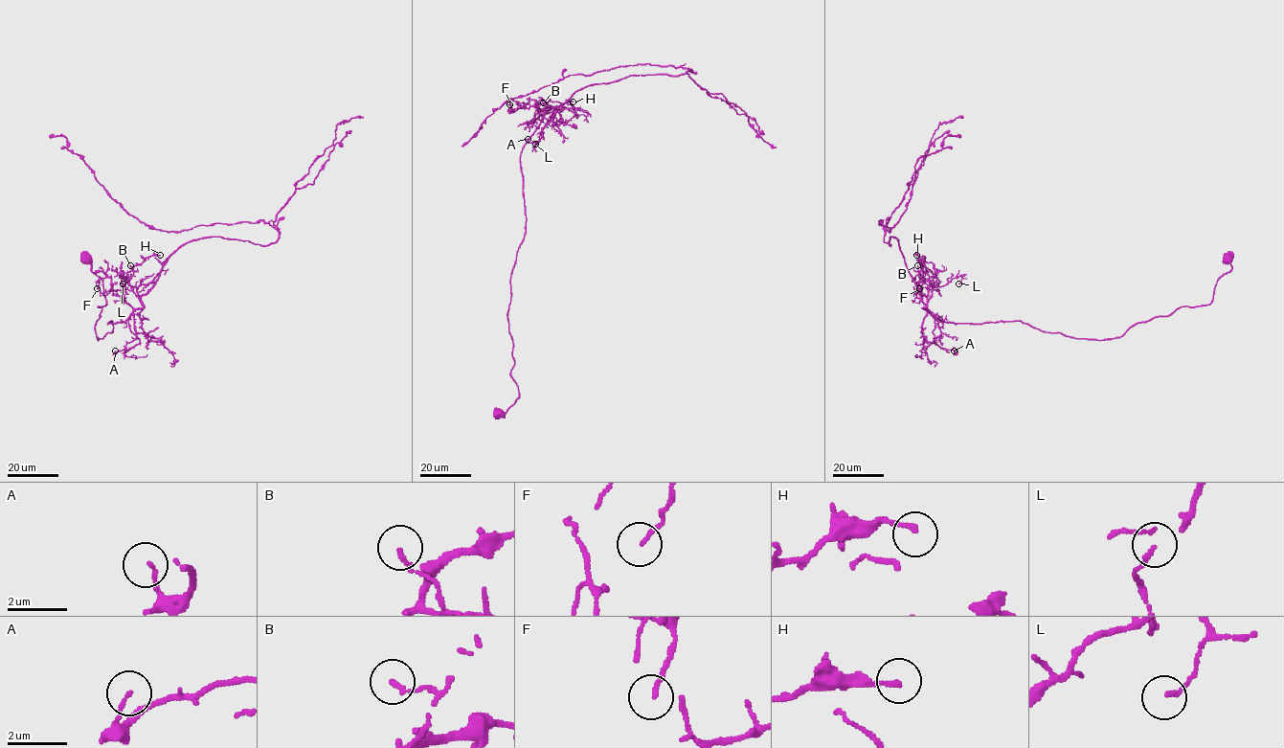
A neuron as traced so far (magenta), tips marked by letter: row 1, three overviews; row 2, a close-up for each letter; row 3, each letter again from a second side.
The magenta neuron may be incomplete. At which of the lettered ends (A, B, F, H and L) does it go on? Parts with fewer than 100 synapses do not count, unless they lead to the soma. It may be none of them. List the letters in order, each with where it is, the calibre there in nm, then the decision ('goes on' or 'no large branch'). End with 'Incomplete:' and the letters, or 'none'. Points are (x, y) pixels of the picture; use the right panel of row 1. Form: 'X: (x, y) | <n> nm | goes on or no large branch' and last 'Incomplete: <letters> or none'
A: (954, 351) | 100 nm | no large branch
B: (917, 265) | 120 nm | no large branch
F: (919, 288) | 120 nm | no large branch
H: (916, 255) | 160 nm | no large branch
L: (958, 283) | 140 nm | no large branch
Incomplete: none

